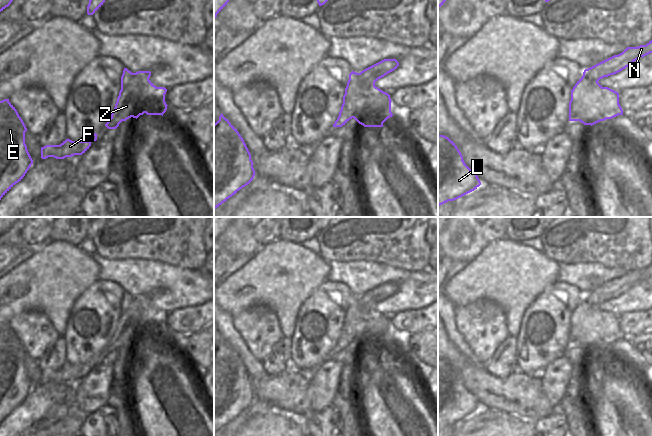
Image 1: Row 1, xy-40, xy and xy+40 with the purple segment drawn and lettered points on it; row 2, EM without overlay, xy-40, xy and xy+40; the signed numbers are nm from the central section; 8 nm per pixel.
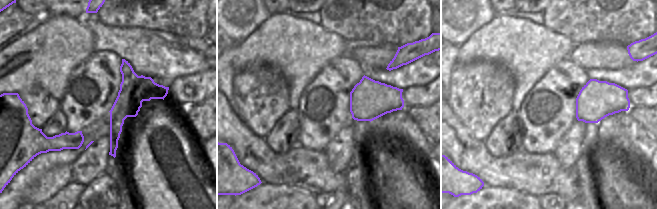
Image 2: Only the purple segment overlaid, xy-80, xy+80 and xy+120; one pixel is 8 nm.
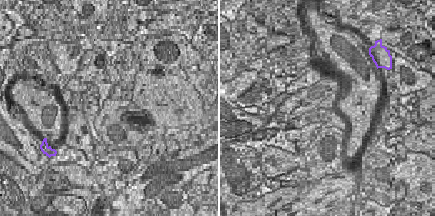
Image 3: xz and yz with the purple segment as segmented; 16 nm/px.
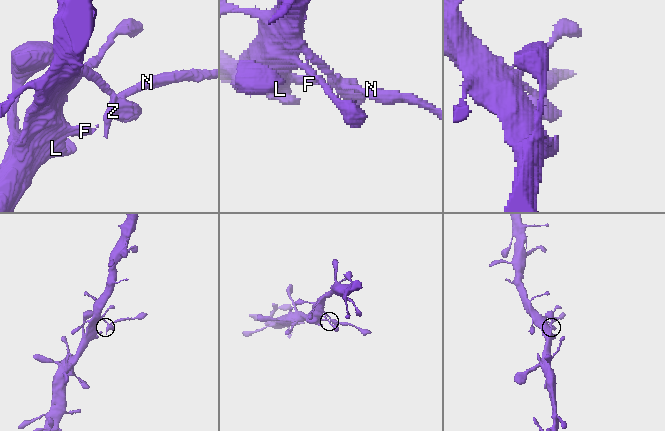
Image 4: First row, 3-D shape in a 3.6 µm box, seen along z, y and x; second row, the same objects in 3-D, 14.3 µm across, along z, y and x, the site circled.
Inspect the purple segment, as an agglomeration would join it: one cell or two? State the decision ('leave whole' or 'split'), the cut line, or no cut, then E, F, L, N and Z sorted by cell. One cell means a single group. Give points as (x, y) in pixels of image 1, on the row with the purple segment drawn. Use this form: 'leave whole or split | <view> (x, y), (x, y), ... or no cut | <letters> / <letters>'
leave whole | no cut | E F L N Z

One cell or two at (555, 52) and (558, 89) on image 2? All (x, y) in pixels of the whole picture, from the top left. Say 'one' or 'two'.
two

